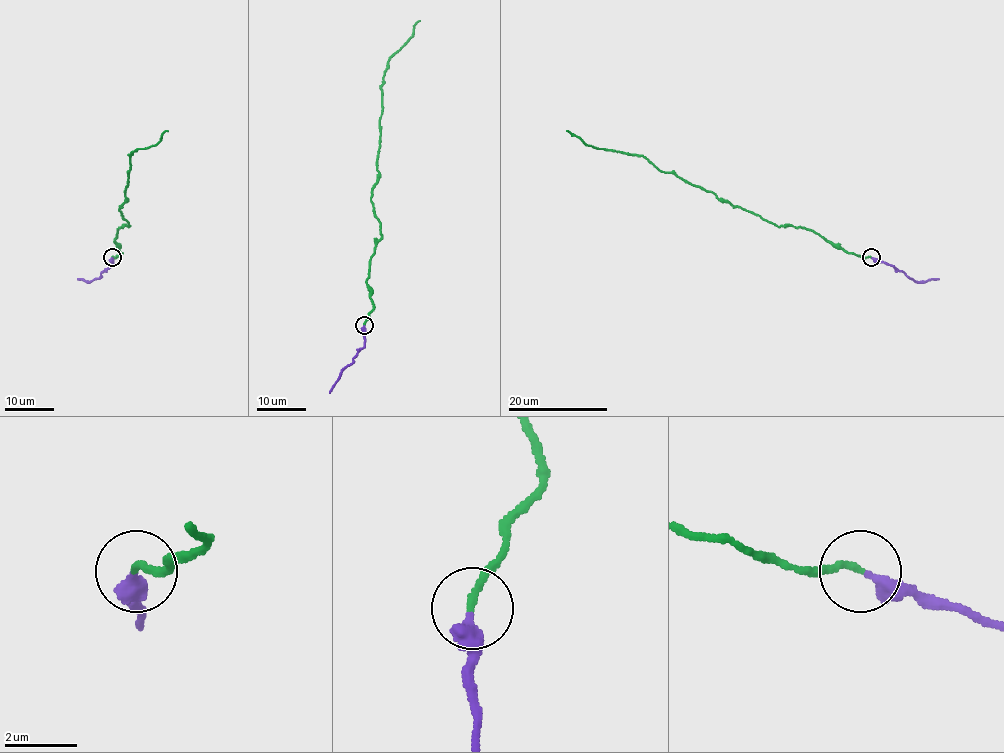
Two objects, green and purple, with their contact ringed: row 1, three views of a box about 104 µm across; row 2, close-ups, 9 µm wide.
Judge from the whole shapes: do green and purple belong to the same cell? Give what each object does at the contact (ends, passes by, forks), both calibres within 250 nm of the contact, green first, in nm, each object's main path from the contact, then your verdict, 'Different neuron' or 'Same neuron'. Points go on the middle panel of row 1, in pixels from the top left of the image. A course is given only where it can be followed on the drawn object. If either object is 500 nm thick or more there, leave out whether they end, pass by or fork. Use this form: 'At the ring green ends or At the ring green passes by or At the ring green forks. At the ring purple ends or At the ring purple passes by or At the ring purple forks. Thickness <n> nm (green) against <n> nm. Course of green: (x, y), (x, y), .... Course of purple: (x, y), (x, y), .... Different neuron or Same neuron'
At the ring green ends. At the ring purple ends. Thickness 180 nm (green) against 380 nm. Course of green: (364, 325), (373, 308), (369, 265), (382, 235), (370, 199), (378, 175), (382, 84), (388, 60), (420, 21). Course of purple: (364, 326), (364, 346), (342, 370), (330, 393). Same neuron

